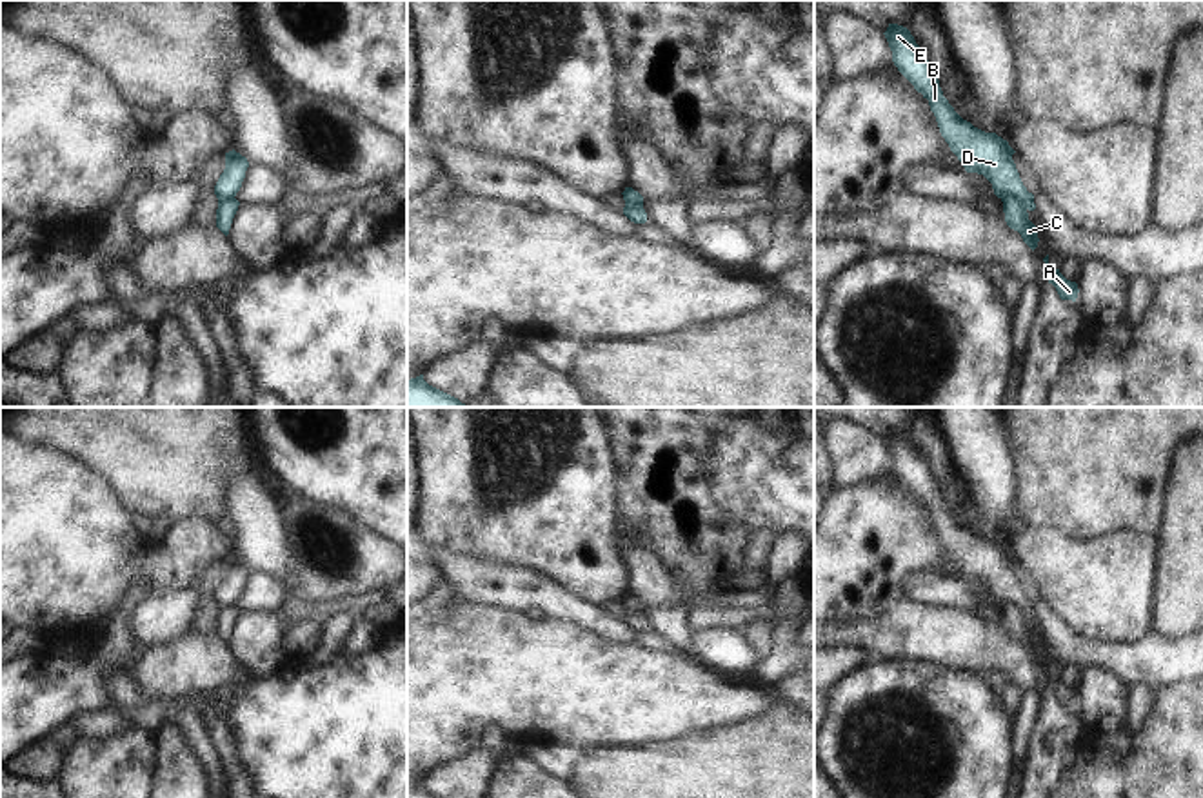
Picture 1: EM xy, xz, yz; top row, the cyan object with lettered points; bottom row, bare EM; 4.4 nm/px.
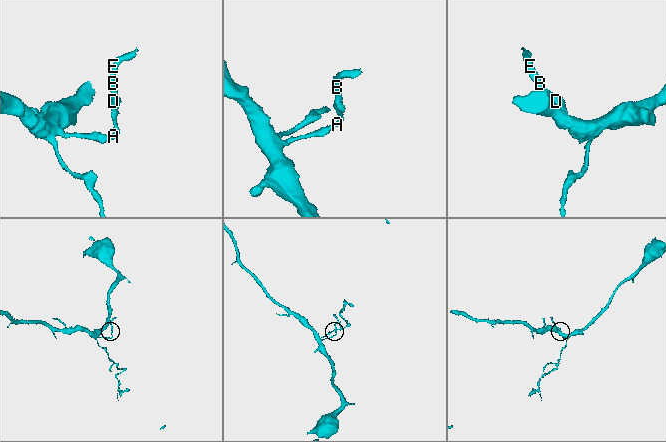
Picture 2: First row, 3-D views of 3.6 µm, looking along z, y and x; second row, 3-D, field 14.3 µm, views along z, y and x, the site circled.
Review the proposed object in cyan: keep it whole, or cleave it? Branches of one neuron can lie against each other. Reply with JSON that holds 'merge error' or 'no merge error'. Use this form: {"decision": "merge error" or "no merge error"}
{"decision": "merge error"}

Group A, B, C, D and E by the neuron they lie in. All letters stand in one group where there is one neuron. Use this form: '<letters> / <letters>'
A C / B D E

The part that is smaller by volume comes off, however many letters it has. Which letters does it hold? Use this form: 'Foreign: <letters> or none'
Foreign: B, D, E

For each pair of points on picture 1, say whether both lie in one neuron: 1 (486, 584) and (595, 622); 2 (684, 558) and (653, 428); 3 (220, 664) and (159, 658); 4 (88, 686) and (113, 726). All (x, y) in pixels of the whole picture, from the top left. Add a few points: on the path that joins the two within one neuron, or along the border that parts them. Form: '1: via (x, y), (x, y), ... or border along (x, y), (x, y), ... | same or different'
1: via (513, 588), (533, 589), (567, 606) | same
2: via (676, 526), (671, 506), (680, 460) | same
3: via (206, 664), (173, 664) | same
4: border along (104, 708), (93, 713), (77, 713), (66, 724) | different

